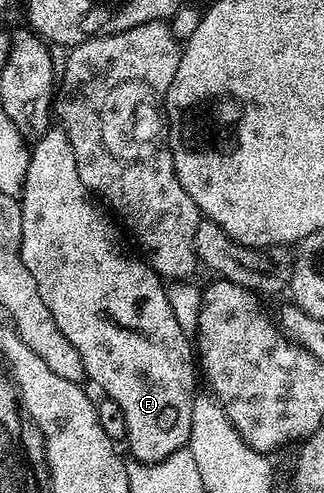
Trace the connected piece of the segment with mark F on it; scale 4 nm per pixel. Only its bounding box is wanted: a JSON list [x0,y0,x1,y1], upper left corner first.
[19,127,198,464]

